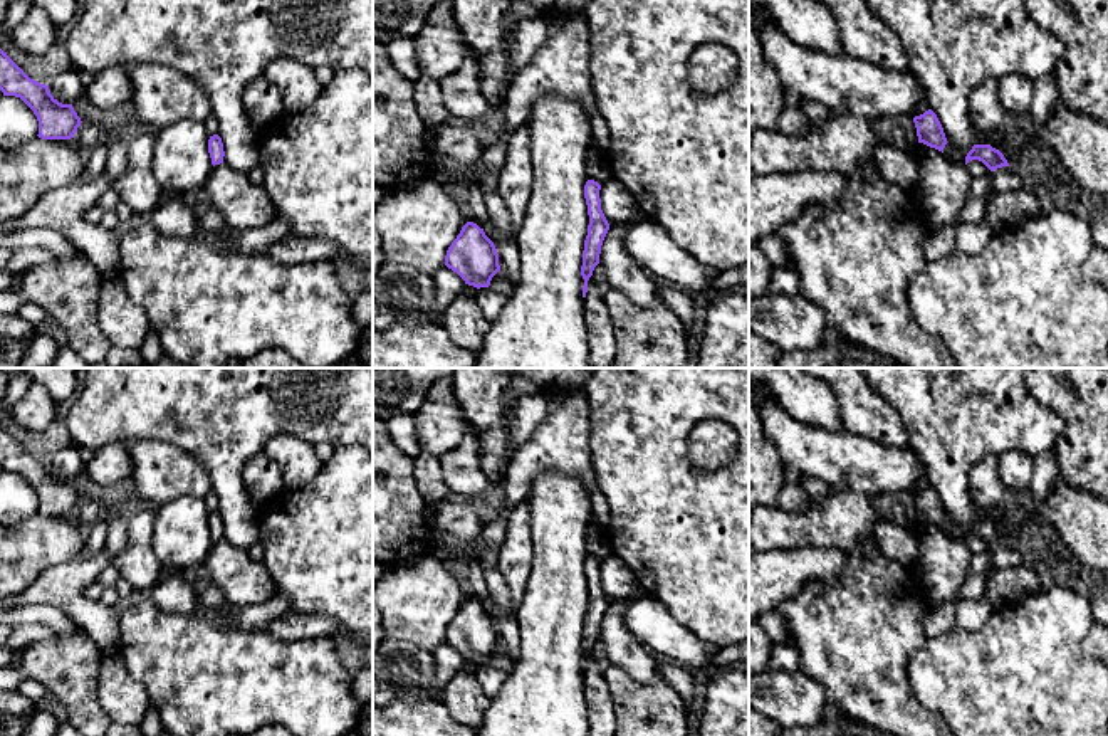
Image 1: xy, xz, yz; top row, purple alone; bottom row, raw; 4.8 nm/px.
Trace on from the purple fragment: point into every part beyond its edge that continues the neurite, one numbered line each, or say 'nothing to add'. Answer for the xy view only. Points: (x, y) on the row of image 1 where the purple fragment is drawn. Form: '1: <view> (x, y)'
nothing to add

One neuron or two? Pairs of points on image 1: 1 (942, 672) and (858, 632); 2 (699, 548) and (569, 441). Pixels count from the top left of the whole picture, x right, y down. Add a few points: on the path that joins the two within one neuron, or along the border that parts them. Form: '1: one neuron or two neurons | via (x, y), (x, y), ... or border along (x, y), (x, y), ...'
1: two neurons | border along (929, 639), (909, 664), (909, 684), (914, 696)
2: two neurons | border along (590, 417), (590, 461), (596, 483)

